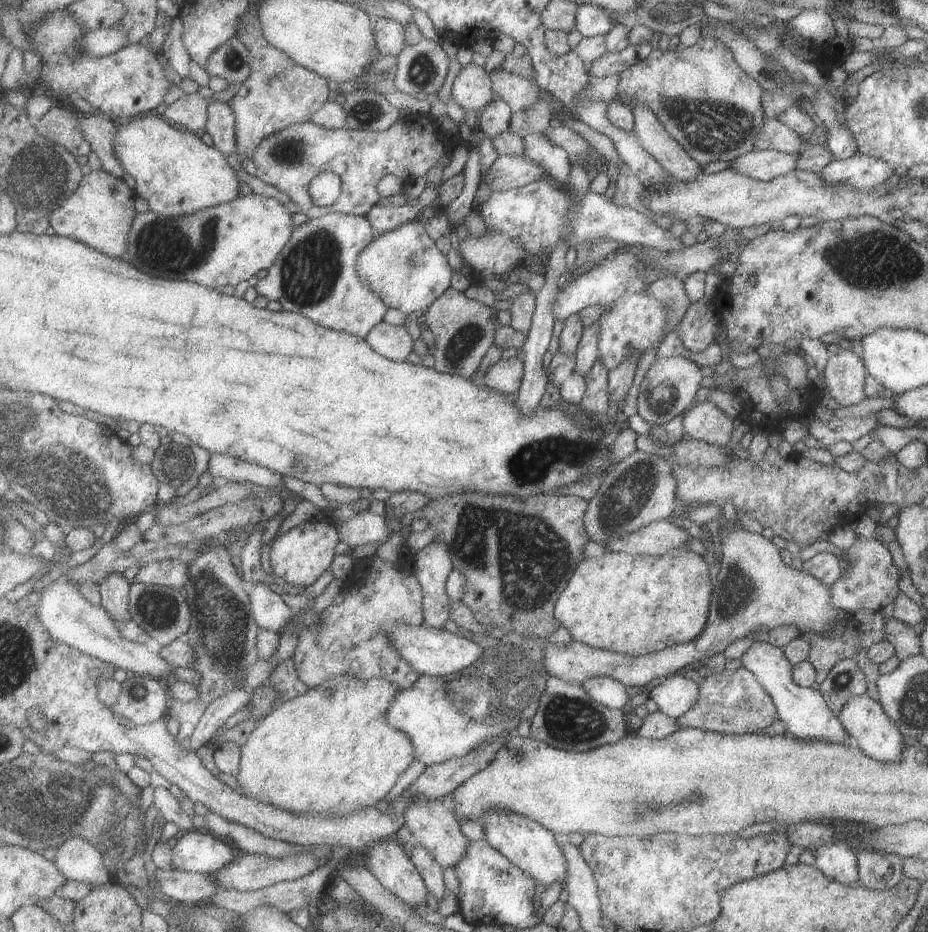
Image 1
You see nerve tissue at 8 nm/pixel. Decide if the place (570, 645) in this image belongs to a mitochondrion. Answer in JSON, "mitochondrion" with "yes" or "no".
{"mitochondrion":"no"}

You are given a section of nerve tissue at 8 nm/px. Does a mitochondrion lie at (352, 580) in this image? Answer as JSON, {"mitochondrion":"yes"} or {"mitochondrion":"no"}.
{"mitochondrion":"no"}

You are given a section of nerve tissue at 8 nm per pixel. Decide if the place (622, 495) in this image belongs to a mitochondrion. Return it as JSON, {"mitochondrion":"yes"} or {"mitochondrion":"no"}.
{"mitochondrion":"yes"}

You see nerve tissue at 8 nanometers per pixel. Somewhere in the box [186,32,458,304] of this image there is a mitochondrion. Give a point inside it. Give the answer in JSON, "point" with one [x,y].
{"point":[423,71]}

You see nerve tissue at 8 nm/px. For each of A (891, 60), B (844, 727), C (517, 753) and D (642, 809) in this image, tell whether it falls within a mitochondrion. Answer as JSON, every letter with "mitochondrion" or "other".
{"A":"other","B":"other","C":"other","D":"mitochondrion"}

